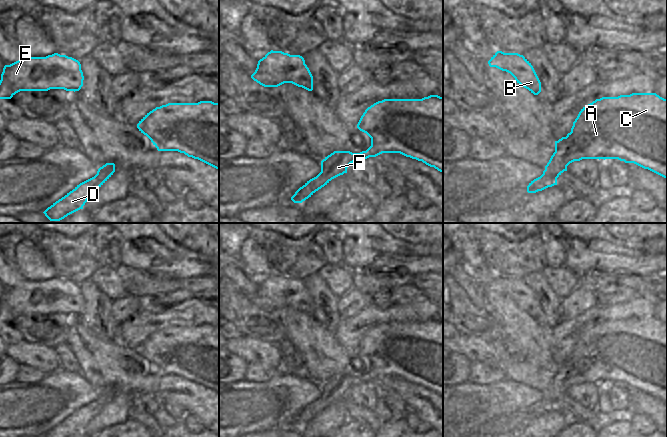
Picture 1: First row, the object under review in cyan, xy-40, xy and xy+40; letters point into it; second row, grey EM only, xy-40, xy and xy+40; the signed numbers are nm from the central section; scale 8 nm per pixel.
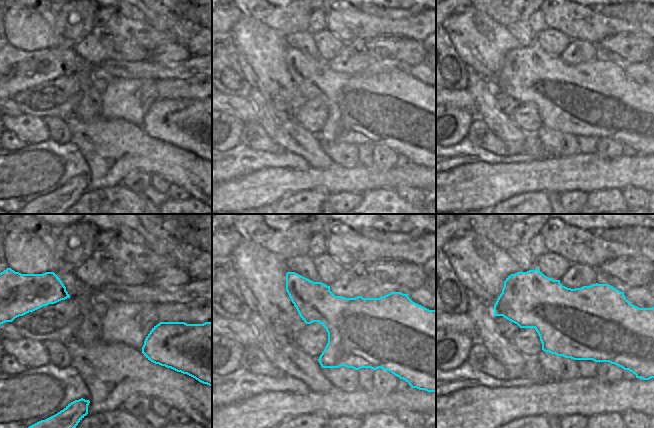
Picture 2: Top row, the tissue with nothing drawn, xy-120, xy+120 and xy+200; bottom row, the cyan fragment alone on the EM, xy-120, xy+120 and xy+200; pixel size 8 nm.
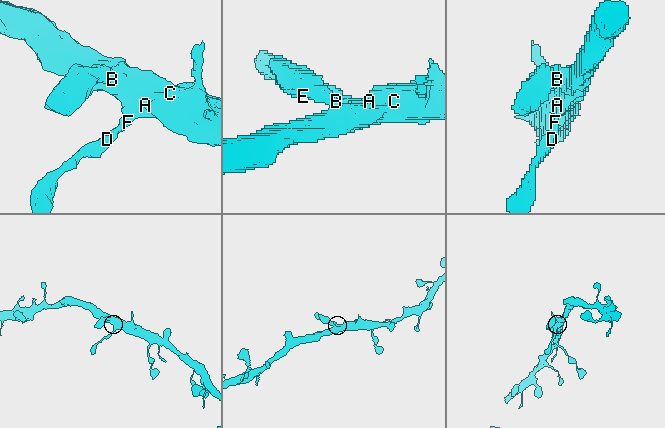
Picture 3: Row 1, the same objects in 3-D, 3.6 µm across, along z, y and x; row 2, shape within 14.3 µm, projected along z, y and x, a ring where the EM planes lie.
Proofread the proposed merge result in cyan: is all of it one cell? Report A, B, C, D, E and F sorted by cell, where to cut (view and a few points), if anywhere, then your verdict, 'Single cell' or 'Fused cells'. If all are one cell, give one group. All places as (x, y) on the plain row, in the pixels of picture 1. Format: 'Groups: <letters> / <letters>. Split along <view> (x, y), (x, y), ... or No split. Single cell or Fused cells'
Groups: A B C D E F. No split. Single cell

